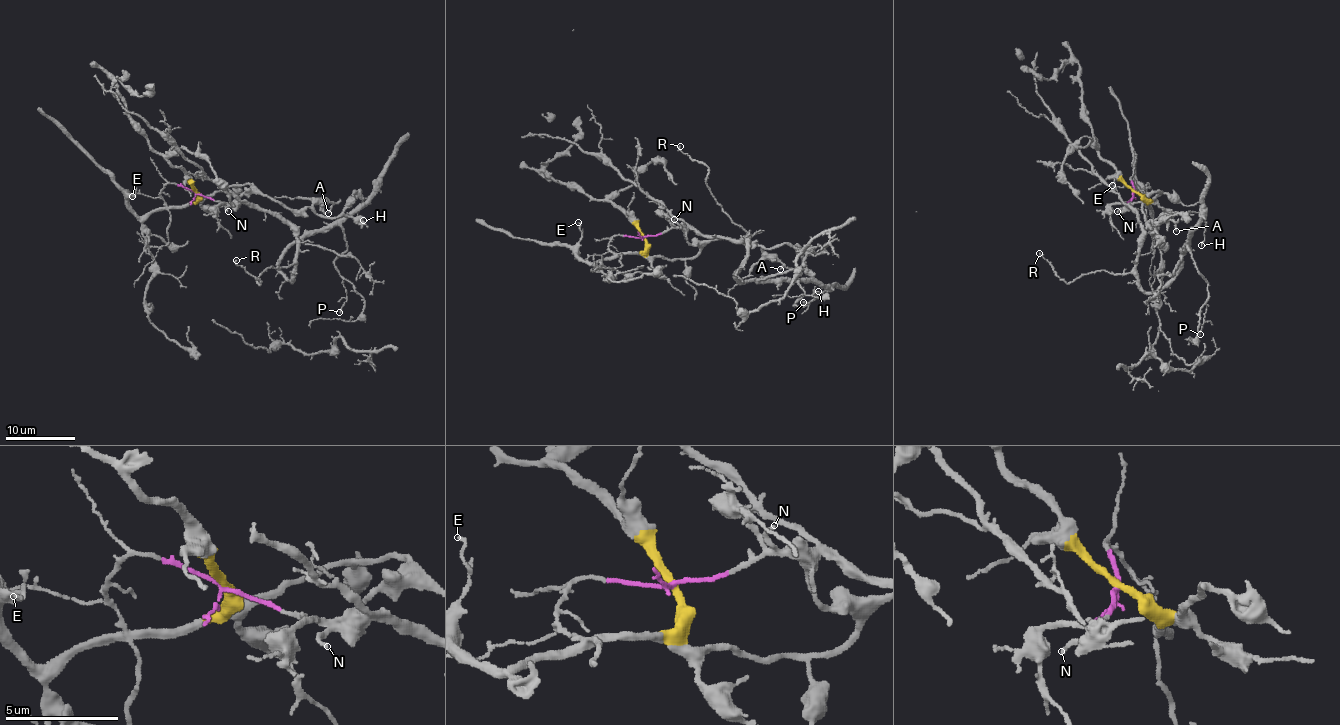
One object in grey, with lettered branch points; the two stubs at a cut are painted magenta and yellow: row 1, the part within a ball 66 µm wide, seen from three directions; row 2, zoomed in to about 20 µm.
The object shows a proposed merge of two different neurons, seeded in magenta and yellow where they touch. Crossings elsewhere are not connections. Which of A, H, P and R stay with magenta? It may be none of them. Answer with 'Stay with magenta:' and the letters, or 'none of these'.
Stay with magenta: H, P, R

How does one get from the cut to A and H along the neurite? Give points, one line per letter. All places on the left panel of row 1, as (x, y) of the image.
A: (195, 192), (199, 199), (231, 186), (253, 185), (293, 210), (329, 202), (333, 205), (327, 213)
H: (195, 192), (275, 212), (296, 238), (292, 281), (279, 267), (283, 254), (372, 195), (358, 212), (363, 221)

